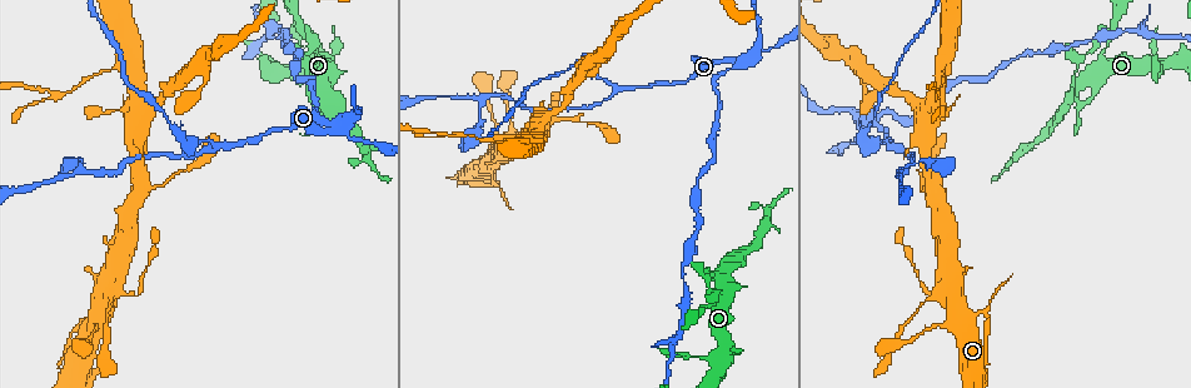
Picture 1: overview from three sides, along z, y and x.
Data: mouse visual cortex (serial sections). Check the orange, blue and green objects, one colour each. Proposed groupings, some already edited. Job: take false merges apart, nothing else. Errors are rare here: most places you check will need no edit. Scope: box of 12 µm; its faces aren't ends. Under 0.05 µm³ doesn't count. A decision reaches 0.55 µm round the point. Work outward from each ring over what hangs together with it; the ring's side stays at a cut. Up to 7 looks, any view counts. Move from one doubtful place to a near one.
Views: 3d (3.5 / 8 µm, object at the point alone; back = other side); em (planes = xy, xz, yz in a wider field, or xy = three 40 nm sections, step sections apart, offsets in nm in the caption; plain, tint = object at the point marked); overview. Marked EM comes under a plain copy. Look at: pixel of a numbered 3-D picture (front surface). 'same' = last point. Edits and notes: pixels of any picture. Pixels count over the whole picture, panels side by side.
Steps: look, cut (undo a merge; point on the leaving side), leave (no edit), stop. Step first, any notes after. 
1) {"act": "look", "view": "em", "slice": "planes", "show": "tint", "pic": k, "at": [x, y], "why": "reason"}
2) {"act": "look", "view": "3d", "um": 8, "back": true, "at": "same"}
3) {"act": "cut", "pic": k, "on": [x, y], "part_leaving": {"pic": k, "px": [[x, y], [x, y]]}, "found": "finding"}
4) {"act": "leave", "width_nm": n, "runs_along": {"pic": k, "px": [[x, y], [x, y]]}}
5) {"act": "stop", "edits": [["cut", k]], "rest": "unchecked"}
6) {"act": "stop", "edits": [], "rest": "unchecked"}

{"act": "look", "view": "3d", "um": 3.5, "pic": 1, "at": [217, 144], "why": "arms part here"}

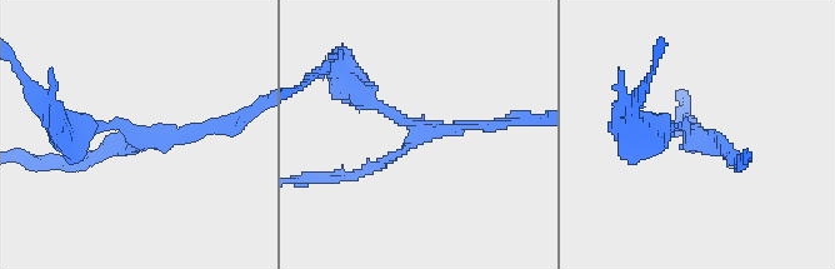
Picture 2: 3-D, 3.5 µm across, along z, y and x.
{"act": "leave", "runs_along": {"pic": 2, "px": [[504, 125], [423, 131], [358, 173]]}, "found": "continuous, no second cell"}

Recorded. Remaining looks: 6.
{"act": "look", "view": "3d", "um": 3.5, "pic": 1, "at": [735, 59], "why": "narrows sharply"}

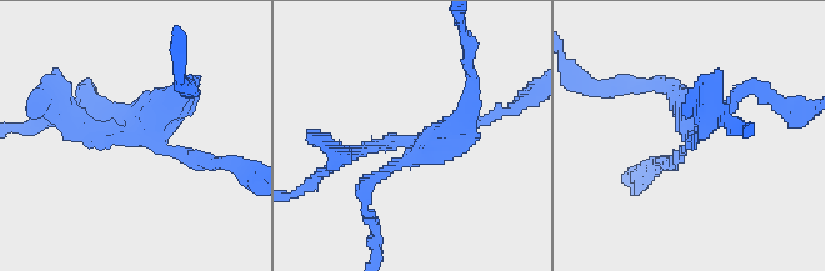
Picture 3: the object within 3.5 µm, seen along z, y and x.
{"act": "cut", "pic": 3, "on": [466, 115], "part_leaving": {"pic": 3, "px": [[415, 152], [361, 187], [376, 230]]}, "found": "two cells meet here"}

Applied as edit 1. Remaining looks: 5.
{"act": "look", "view": "3d", "um": 3.5, "pic": 1, "at": [901, 172], "why": "two arms in line, one across"}

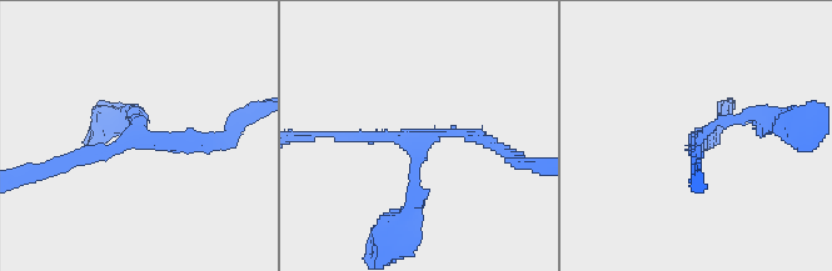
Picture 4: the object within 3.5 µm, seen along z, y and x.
{"act": "look", "view": "em", "slice": "xy", "step": 3, "show": "tint", "pic": 4, "at": [147, 139], "arms": 3, "arm_widths_nm": [150, 150, 150], "why": "need the tissue"}

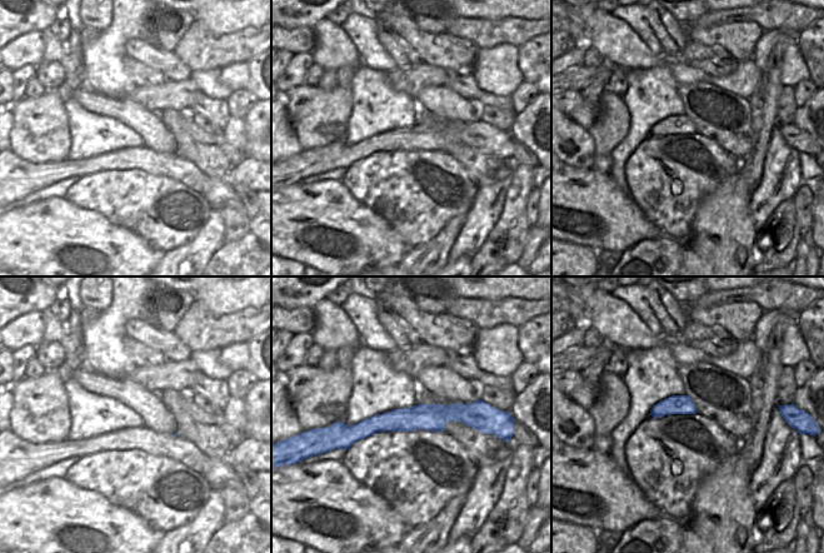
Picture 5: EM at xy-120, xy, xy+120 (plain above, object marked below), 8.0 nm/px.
{"act": "look", "view": "em", "slice": "xy", "step": 5, "show": "tint", "at": "same", "why": "cut it another way"}

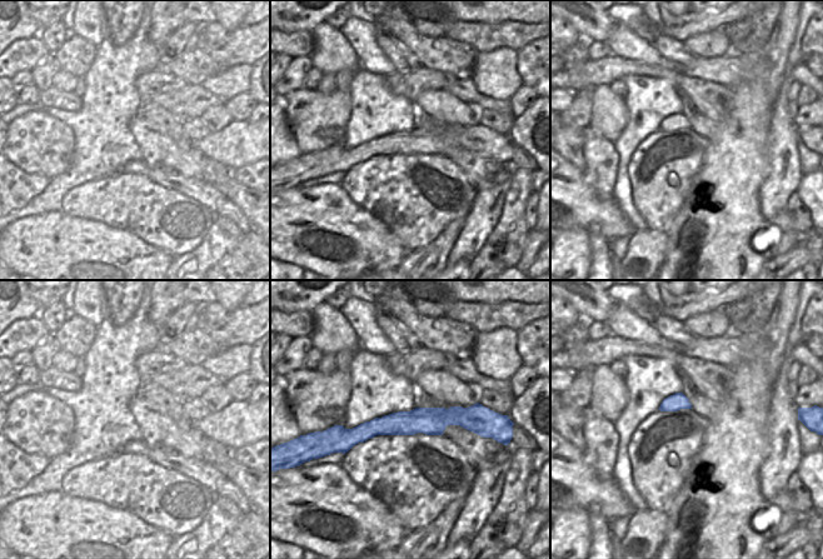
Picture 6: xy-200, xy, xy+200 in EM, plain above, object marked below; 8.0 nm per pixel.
{"act": "leave", "runs_along": {"pic": 6, "px": [[475, 410], [347, 435]]}, "found": "one cell here"}

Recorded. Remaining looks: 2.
{"act": "stop", "edits": [["cut", 3]], "rest": "unchecked"}

